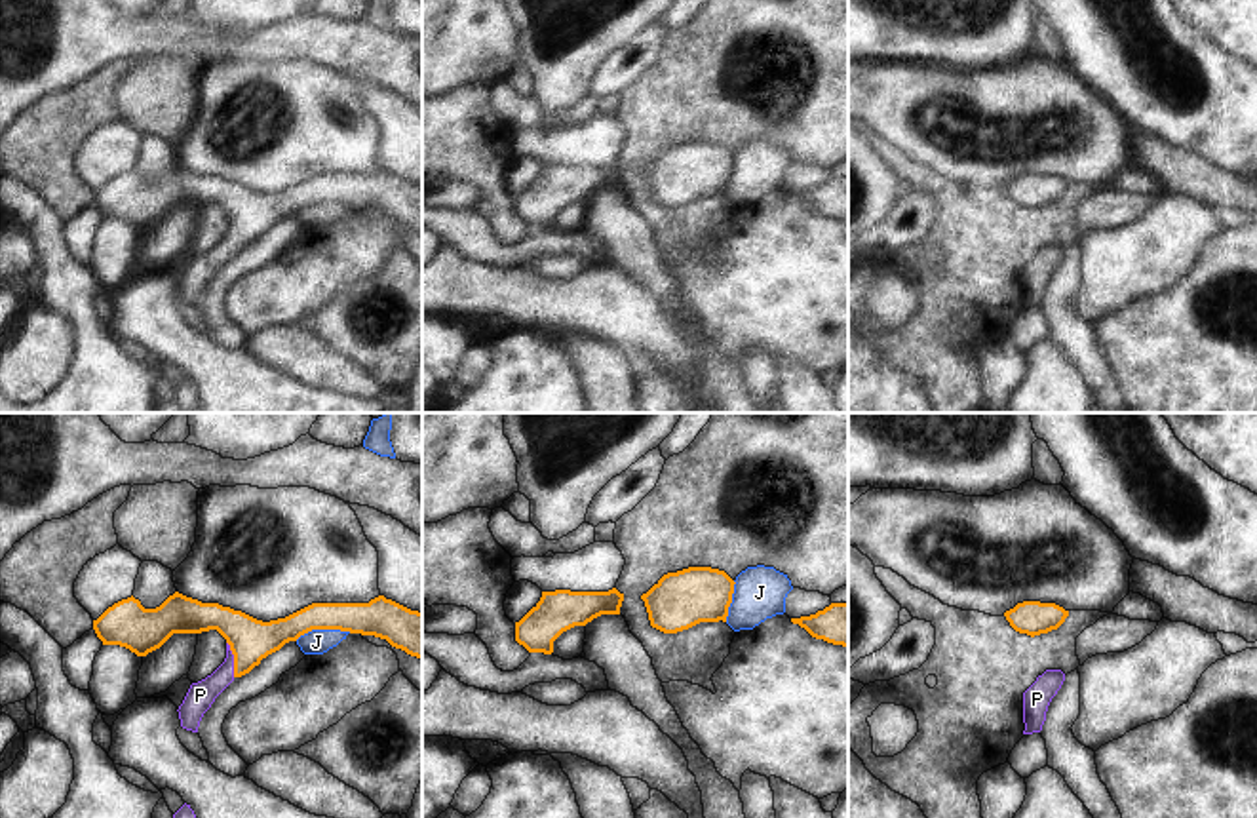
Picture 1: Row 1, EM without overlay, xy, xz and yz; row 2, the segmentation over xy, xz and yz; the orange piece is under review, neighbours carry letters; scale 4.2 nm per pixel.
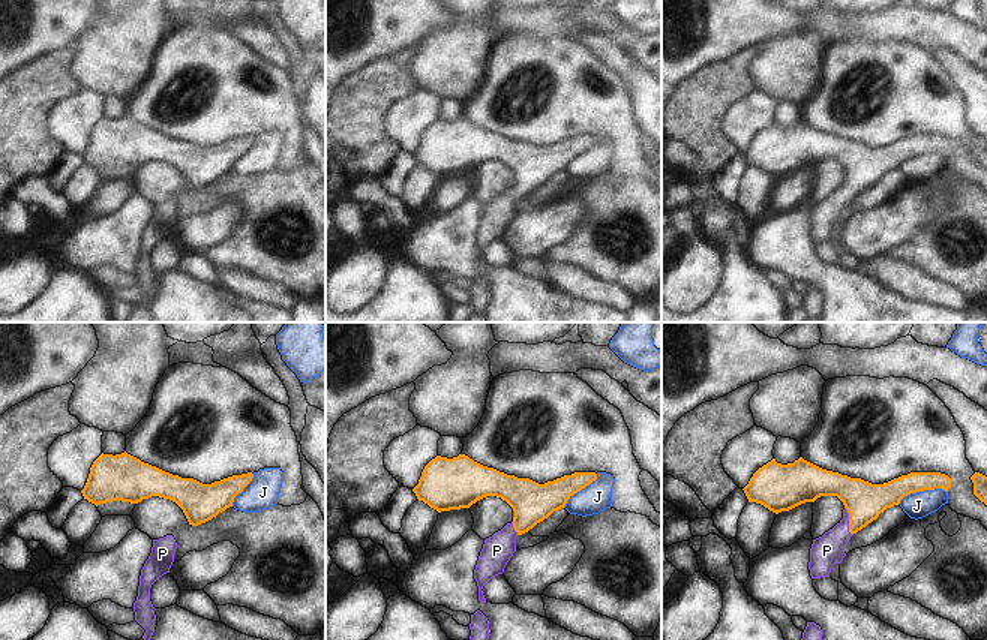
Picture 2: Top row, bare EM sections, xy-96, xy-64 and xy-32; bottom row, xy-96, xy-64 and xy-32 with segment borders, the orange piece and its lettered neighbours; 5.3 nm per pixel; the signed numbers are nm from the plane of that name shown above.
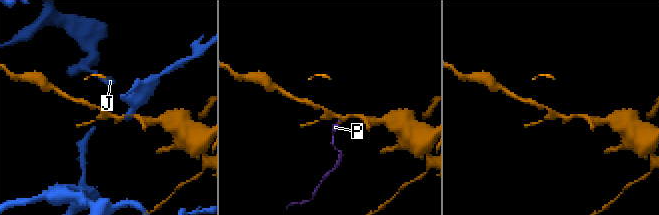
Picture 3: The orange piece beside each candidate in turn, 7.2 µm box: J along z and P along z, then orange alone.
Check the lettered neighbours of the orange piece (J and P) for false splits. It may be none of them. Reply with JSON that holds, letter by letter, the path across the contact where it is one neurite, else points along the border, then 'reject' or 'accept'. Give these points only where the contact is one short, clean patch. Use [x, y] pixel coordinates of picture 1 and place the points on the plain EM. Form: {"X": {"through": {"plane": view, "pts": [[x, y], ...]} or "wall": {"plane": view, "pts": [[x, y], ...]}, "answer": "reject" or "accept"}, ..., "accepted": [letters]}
{"J": {"wall": {"plane": "xy", "pts": [[350, 206], [309, 204], [295, 214]]}, "answer": "reject"}, "P": {"through": {"plane": "xy", "pts": [[250, 214], [234, 233], [200, 269]]}, "answer": "accept"}, "accepted": ["P"]}

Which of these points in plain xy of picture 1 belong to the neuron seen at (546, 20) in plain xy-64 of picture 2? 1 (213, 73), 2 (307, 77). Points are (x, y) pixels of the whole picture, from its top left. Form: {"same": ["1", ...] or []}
{"same": []}

